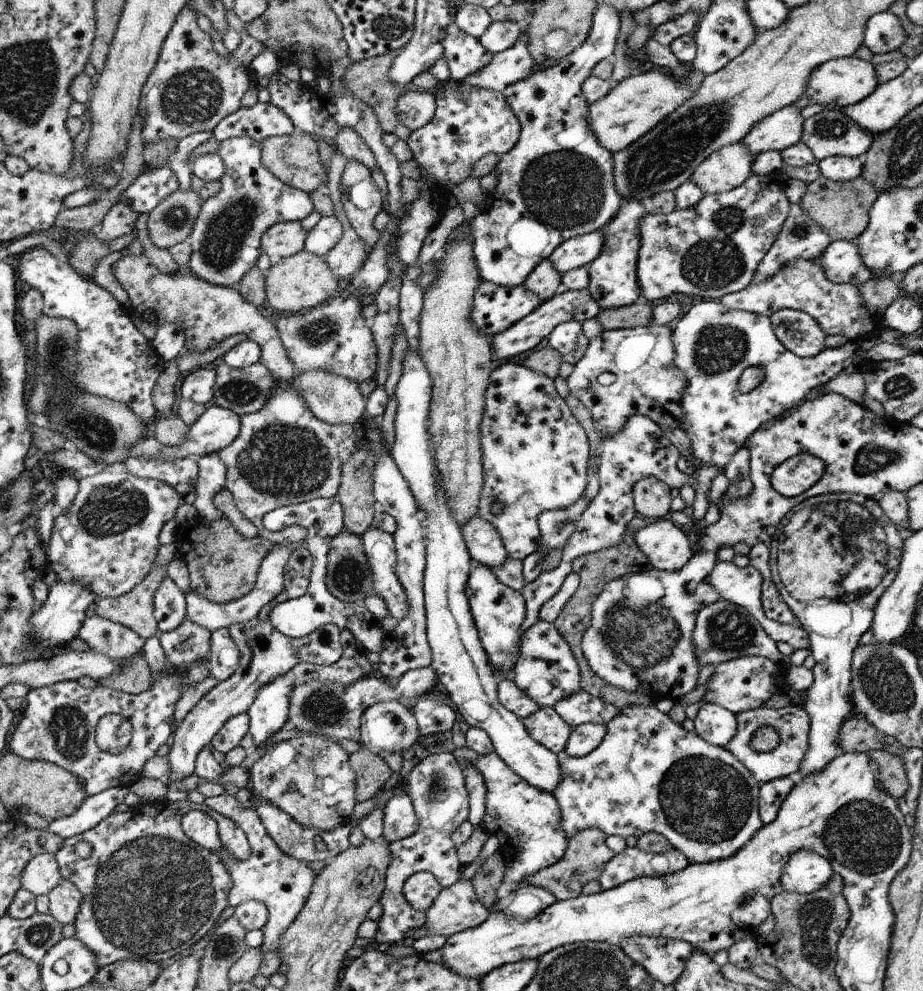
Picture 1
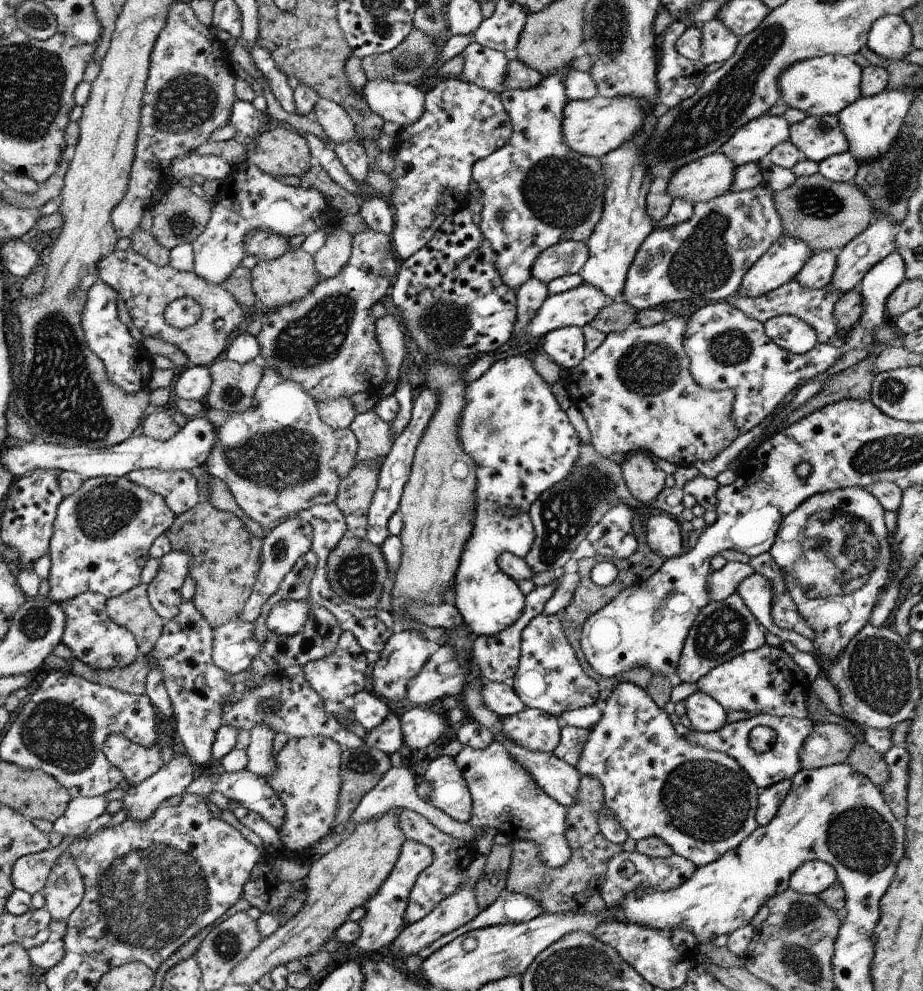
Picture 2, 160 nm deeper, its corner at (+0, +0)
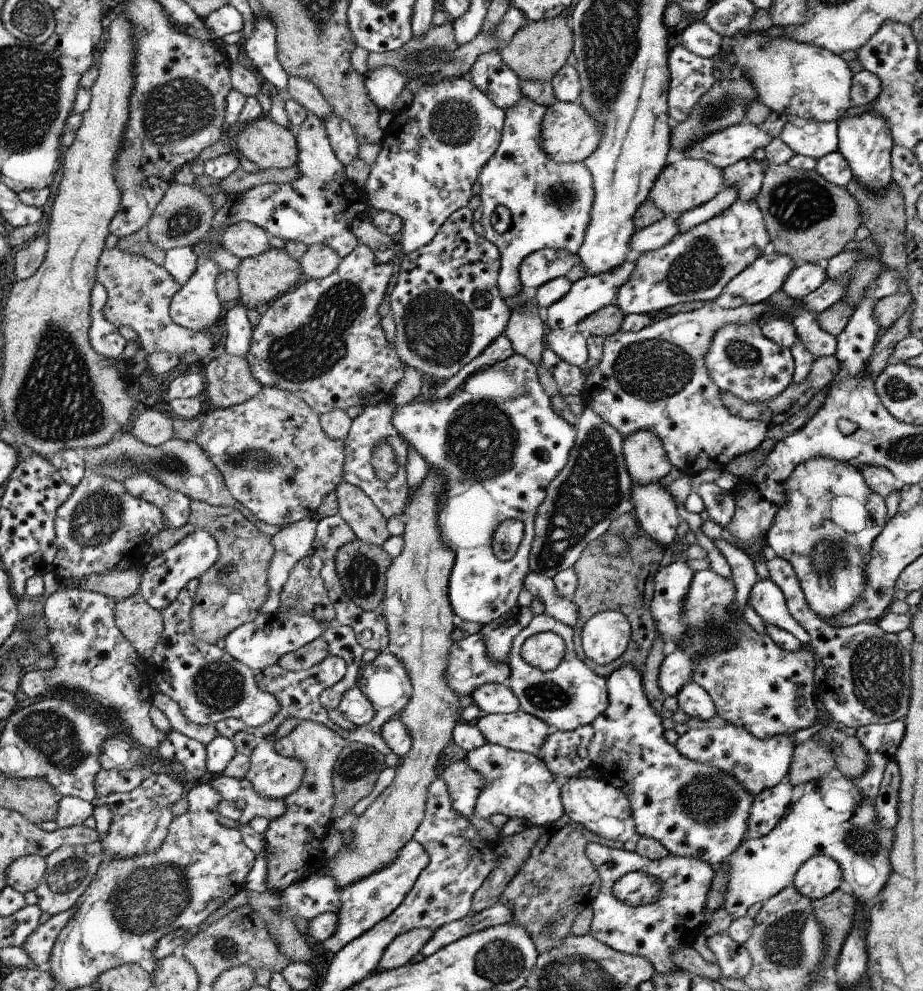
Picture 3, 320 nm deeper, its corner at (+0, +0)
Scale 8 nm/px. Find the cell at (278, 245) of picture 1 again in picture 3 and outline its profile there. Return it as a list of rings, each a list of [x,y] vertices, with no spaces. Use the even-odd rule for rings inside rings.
[[[240,221],[232,223],[223,232],[221,246],[243,261],[268,250],[271,247],[268,244],[270,237],[262,227],[248,221]]]

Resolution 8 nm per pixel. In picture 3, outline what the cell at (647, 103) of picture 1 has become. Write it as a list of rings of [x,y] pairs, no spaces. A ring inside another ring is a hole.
[[[580,99],[573,103],[556,102],[547,106],[541,120],[541,150],[556,163],[583,162],[596,150],[601,134],[595,120],[584,110]]]

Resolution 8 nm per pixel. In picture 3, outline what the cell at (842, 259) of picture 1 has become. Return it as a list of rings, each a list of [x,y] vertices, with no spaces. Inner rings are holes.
[[[804,263],[796,266],[786,277],[780,289],[786,296],[801,299],[820,288],[827,279],[822,264]]]

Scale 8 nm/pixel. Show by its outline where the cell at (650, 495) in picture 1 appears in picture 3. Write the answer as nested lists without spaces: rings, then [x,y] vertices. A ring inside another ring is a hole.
[[[652,428],[634,431],[623,440],[625,463],[634,483],[662,481],[674,470],[663,442]]]

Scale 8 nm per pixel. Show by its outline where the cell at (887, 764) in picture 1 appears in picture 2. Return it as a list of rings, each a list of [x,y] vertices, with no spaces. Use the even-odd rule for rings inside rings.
[[[865,741],[856,742],[847,762],[852,764],[856,772],[862,772],[864,776],[868,776],[878,788],[890,780],[890,770],[888,770],[884,754],[874,750]]]

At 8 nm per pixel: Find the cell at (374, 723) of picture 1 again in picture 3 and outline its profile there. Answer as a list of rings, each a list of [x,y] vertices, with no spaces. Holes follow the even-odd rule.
[[[352,687],[342,695],[337,709],[357,727],[368,724],[375,718],[375,707],[371,699],[358,687]]]

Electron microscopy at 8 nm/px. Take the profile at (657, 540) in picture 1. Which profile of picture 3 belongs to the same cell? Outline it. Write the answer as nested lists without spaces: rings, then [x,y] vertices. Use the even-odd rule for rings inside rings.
[[[660,481],[648,484],[633,482],[631,500],[641,529],[669,550],[677,538],[677,526],[682,521],[669,489]]]

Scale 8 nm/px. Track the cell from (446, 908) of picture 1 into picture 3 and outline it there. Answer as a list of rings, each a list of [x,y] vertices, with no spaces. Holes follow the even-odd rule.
[[[414,929],[400,935],[388,946],[378,970],[391,971],[409,963],[433,935],[431,929]]]

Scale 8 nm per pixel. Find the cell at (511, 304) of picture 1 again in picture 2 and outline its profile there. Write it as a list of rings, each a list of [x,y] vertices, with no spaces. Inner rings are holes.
[[[466,208],[452,215],[451,218],[442,225],[439,231],[435,233],[434,239],[427,247],[423,247],[410,259],[400,261],[397,274],[399,278],[396,280],[395,284],[392,284],[392,292],[389,293],[387,304],[391,310],[398,310],[398,313],[400,313],[400,317],[398,318],[400,318],[405,328],[406,336],[416,342],[418,348],[420,348],[423,353],[432,354],[432,356],[436,356],[436,358],[440,358],[440,360],[444,360],[444,362],[469,361],[478,354],[484,355],[489,352],[496,352],[496,350],[508,341],[512,341],[514,326],[516,326],[516,316],[518,316],[518,308],[516,308],[516,300],[518,300],[518,298],[516,298],[516,290],[504,284],[502,278],[497,273],[494,262],[496,262],[496,252],[492,250],[491,244],[488,242],[487,238],[474,226],[472,214],[470,214],[470,210],[466,210]]]

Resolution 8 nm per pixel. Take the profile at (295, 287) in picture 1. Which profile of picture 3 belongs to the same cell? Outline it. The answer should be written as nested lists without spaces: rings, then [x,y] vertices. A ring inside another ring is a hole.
[[[270,247],[258,256],[245,258],[237,268],[237,279],[239,291],[241,292],[239,302],[248,309],[256,308],[260,304],[268,304],[268,302],[278,299],[286,292],[290,292],[298,284],[298,278],[302,278],[302,272],[298,274],[298,266],[300,264],[294,260],[294,257],[291,257],[284,249],[275,247]]]

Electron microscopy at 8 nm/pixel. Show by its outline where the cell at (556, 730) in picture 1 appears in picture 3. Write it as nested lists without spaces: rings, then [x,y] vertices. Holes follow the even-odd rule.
[[[522,710],[515,713],[482,714],[475,721],[488,743],[536,756],[541,744],[552,732],[542,719]]]

